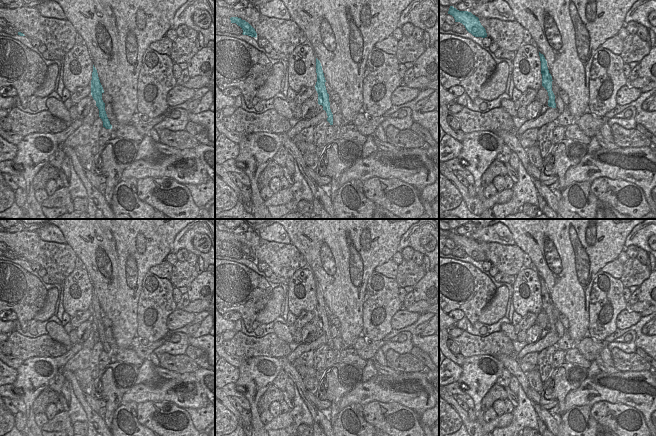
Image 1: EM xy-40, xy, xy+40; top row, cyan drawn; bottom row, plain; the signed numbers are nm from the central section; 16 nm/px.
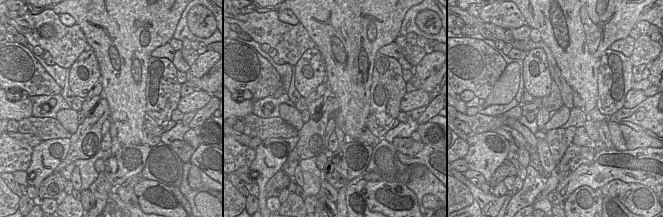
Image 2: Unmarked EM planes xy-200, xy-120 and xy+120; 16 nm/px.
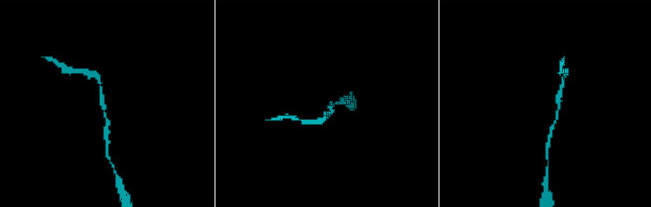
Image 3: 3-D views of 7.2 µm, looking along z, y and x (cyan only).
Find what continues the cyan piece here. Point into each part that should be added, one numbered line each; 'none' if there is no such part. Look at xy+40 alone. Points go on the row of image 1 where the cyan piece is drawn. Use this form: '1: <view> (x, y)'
none

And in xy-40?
none

